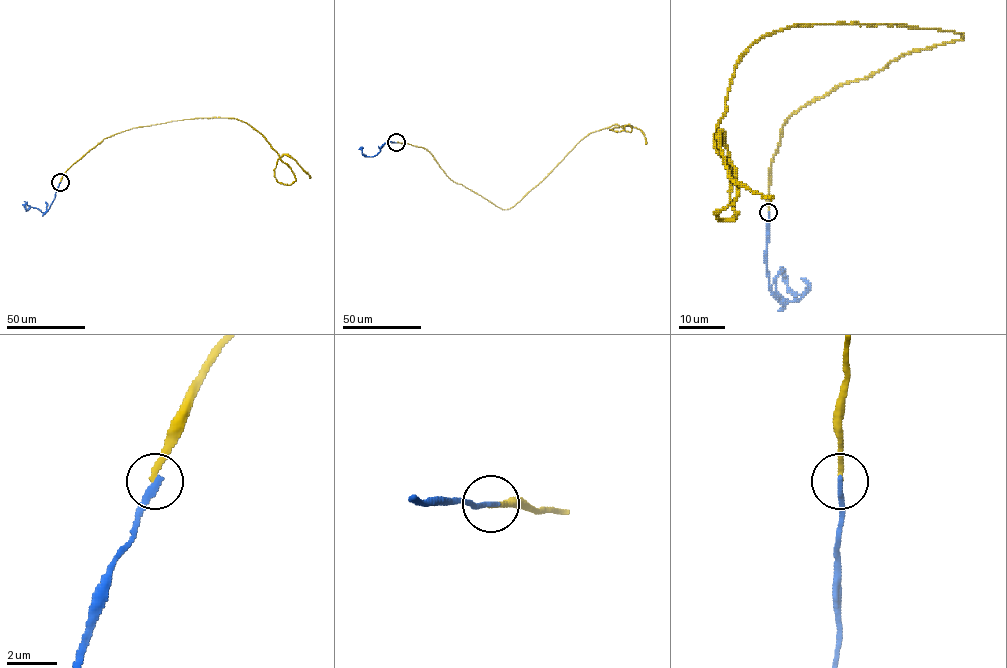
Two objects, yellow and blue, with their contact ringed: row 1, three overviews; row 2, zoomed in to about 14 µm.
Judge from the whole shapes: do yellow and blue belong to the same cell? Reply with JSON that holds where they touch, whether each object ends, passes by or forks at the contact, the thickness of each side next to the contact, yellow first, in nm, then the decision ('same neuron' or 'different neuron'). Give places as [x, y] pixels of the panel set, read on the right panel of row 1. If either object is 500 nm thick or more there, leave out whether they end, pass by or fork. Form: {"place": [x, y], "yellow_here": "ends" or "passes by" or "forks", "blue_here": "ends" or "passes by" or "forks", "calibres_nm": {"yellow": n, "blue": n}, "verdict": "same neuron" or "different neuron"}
{"place": [768, 212], "yellow_here": "ends", "blue_here": "ends", "calibres_nm": {"yellow": 200, "blue": 240}, "verdict": "different neuron"}

